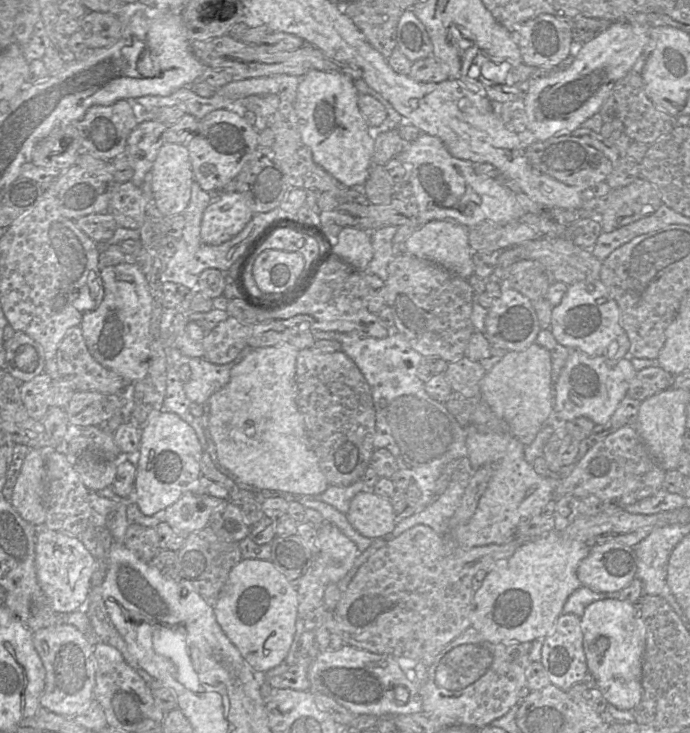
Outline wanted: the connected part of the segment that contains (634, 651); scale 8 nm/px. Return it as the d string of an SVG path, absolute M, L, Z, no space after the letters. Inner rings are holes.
M604 599L592 602L581 617L583 647L588 672L593 675L597 686L608 703L620 710L634 710L643 695L642 663L646 646L646 627L635 605L618 599Z

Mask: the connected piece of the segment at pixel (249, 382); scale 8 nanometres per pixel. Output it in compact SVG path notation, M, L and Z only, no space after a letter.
M290 342L254 348L230 373L229 382L213 393L209 402L209 430L219 463L241 481L260 489L291 494L318 495L329 487L318 456L307 434L305 419L297 404L296 362L298 350Z

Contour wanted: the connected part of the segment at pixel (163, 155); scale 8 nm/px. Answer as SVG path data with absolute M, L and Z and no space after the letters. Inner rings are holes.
M164 142L151 169L154 199L163 216L173 216L184 211L190 201L193 180L187 146Z

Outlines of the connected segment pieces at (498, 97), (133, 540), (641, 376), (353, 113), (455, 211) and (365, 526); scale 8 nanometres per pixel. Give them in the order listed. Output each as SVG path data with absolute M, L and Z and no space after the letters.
M471 64L467 75L484 84L485 96L491 101L497 101L499 103L507 101L522 102L528 93L529 81L515 81L512 70L513 67L509 71L505 82L502 84L496 84L495 82L484 78L481 75L479 67L475 64Z
M140 524L128 526L124 536L124 545L146 563L149 563L162 550L156 528Z
M648 367L637 372L636 377L630 383L627 397L640 402L670 388L674 376L661 367Z
M310 70L302 77L298 85L294 108L303 142L311 149L312 158L329 174L347 187L363 187L370 173L374 155L374 139L369 134L369 126L358 107L359 91L353 79L338 71Z
M422 132L414 141L406 143L406 148L396 157L408 170L419 214L398 227L395 244L403 245L415 231L432 220L454 219L466 227L482 222L508 224L519 221L516 194L495 178L477 174L473 162L452 156L438 137Z
M372 490L358 493L352 499L346 516L354 529L371 539L385 537L398 523L398 515L391 501L376 495Z

